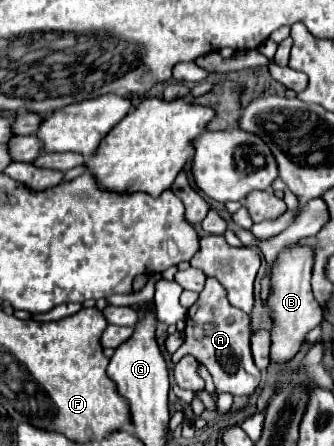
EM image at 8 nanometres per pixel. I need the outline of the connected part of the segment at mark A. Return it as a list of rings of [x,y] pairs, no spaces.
[[[208,278],[204,290],[200,292],[194,306],[188,308],[186,320],[186,342],[172,354],[172,362],[177,364],[184,354],[196,356],[214,378],[216,394],[228,392],[232,396],[252,396],[260,382],[260,370],[256,368],[250,354],[250,320],[238,308],[232,308],[226,298],[226,288],[216,280]]]

